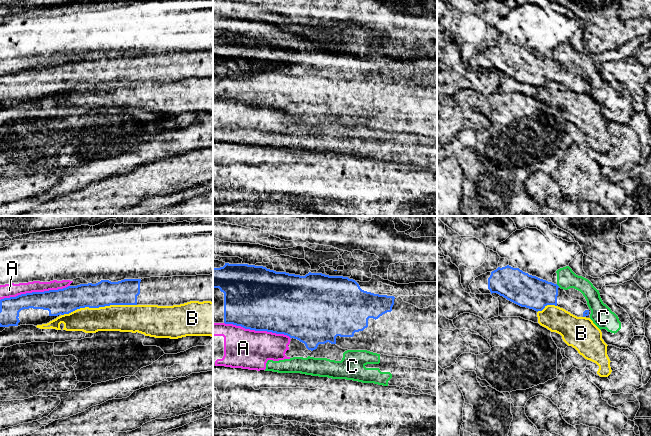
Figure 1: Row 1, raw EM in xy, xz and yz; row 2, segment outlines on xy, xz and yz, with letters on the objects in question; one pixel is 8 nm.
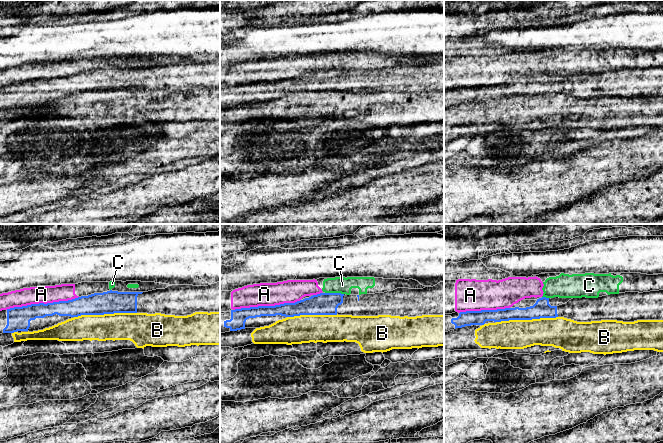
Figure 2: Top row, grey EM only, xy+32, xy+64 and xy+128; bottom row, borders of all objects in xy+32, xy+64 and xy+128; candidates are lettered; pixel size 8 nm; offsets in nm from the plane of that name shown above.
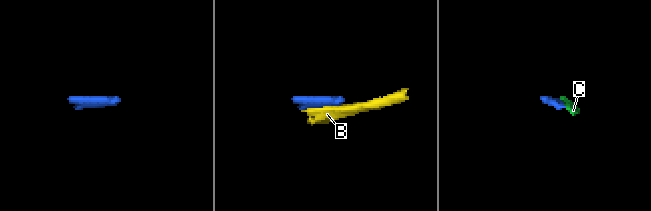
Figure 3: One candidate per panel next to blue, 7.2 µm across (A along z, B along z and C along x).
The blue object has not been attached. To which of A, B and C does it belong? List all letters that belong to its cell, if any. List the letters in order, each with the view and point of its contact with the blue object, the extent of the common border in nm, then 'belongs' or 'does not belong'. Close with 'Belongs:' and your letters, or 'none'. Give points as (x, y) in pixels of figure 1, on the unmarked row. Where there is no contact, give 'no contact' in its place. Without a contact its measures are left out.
A: xy (34, 68) | 550 nm | does not belong
B: xy (98, 83) | 600 nm | does not belong
C: yz (557, 61) | 40 nm | does not belong
Belongs: none

